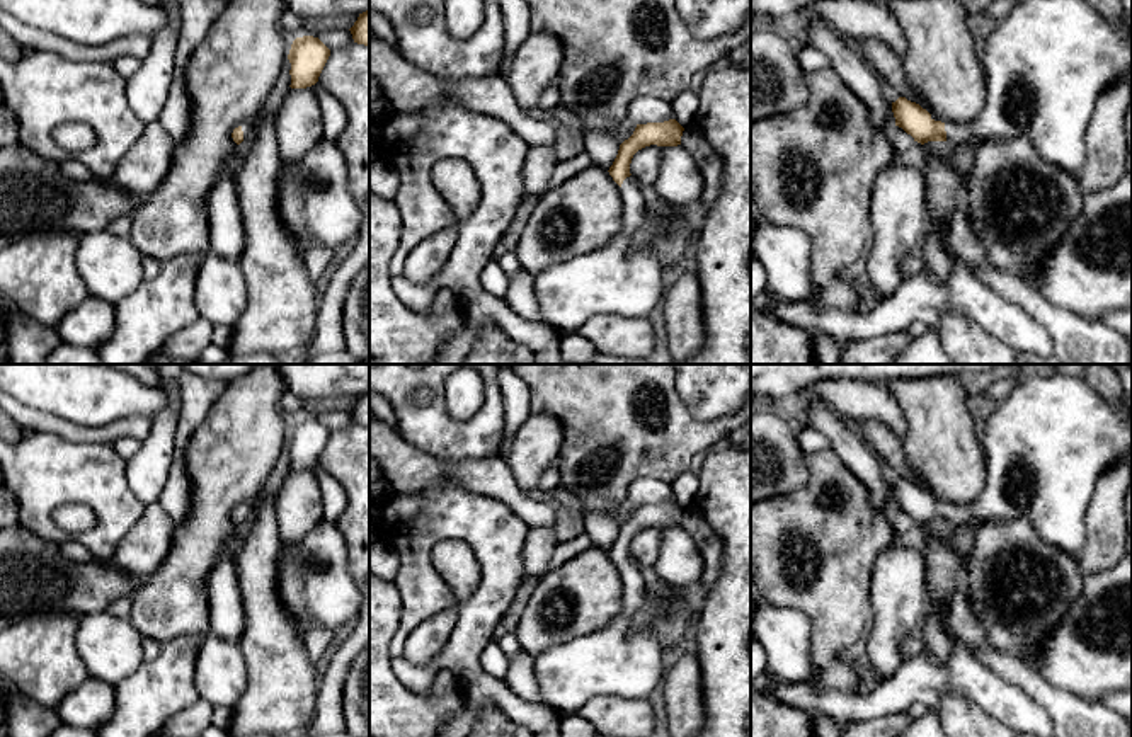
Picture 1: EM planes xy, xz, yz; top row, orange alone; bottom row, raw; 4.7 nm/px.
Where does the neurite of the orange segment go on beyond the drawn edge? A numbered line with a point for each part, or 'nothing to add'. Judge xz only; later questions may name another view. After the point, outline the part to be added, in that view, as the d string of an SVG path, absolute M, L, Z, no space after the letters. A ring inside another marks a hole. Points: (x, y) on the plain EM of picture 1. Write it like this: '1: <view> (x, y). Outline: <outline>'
1: xz (615, 661). Outline: M632 557L621 574L621 608L603 628L533 657L533 672L550 708L572 715L599 696L649 700L660 686L664 652L650 630L633 630L645 608L647 584Z

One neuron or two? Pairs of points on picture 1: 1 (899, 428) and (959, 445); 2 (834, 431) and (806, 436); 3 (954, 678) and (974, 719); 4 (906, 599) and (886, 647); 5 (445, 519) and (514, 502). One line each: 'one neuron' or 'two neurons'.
1: two neurons
2: two neurons
3: two neurons
4: one neuron
5: two neurons

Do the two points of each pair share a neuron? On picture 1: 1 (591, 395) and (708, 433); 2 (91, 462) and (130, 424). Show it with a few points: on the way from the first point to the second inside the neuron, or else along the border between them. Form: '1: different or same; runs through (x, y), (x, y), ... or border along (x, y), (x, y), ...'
1: same; runs through (620, 411), (651, 436), (680, 436)
2: different; border along (72, 439), (111, 443)

